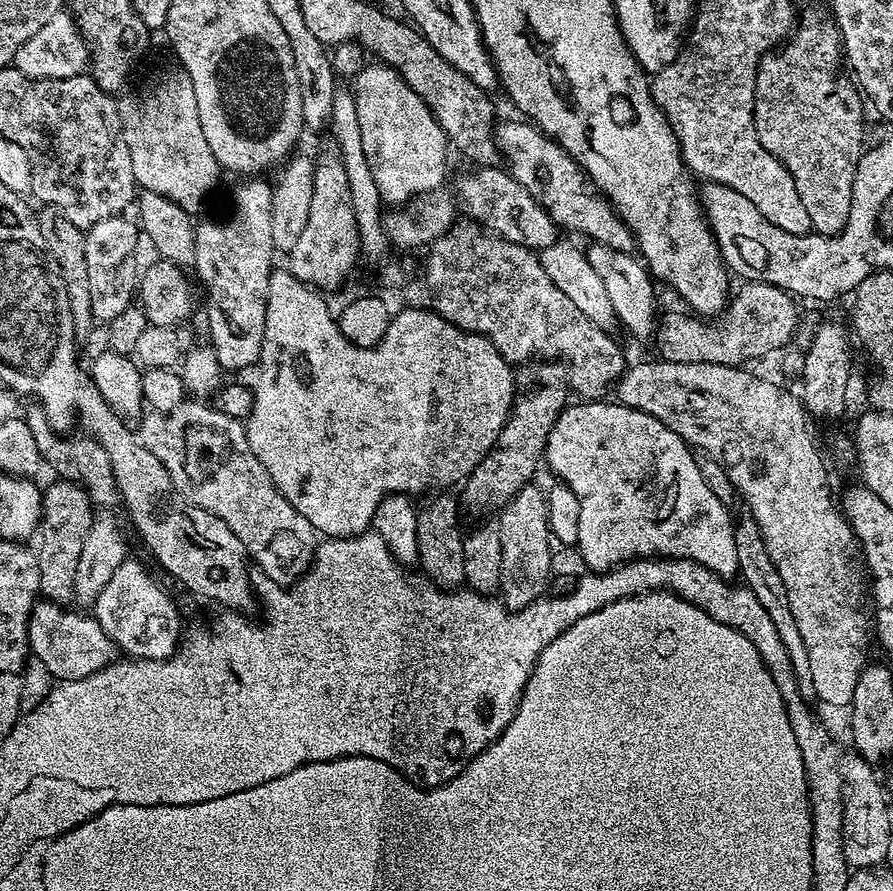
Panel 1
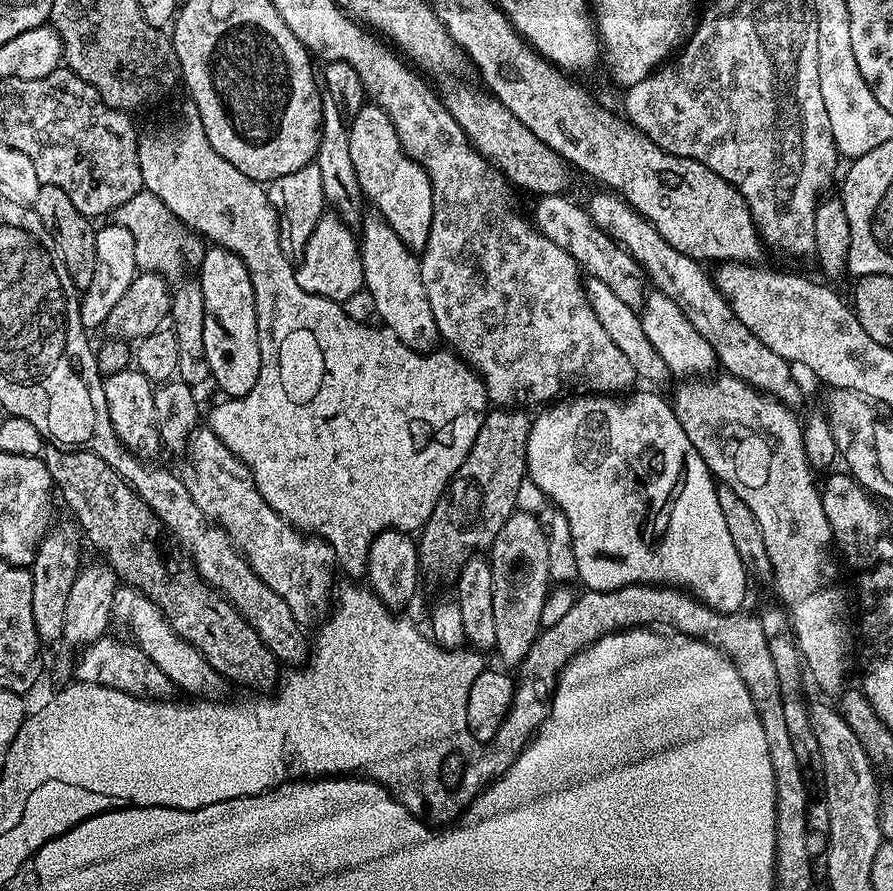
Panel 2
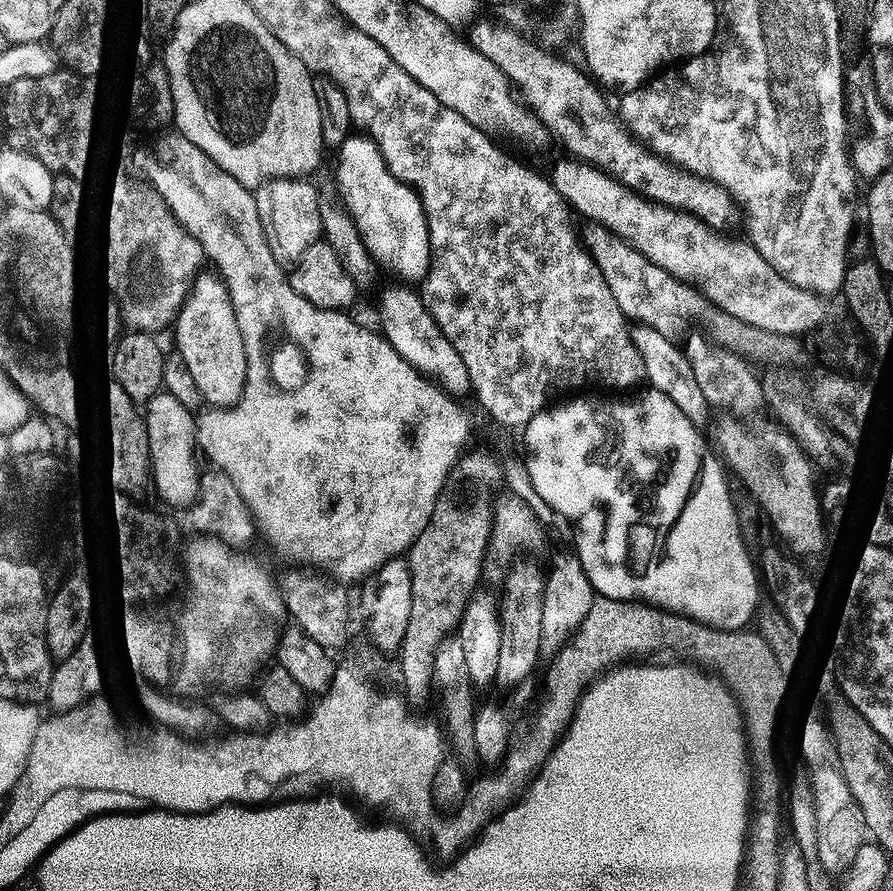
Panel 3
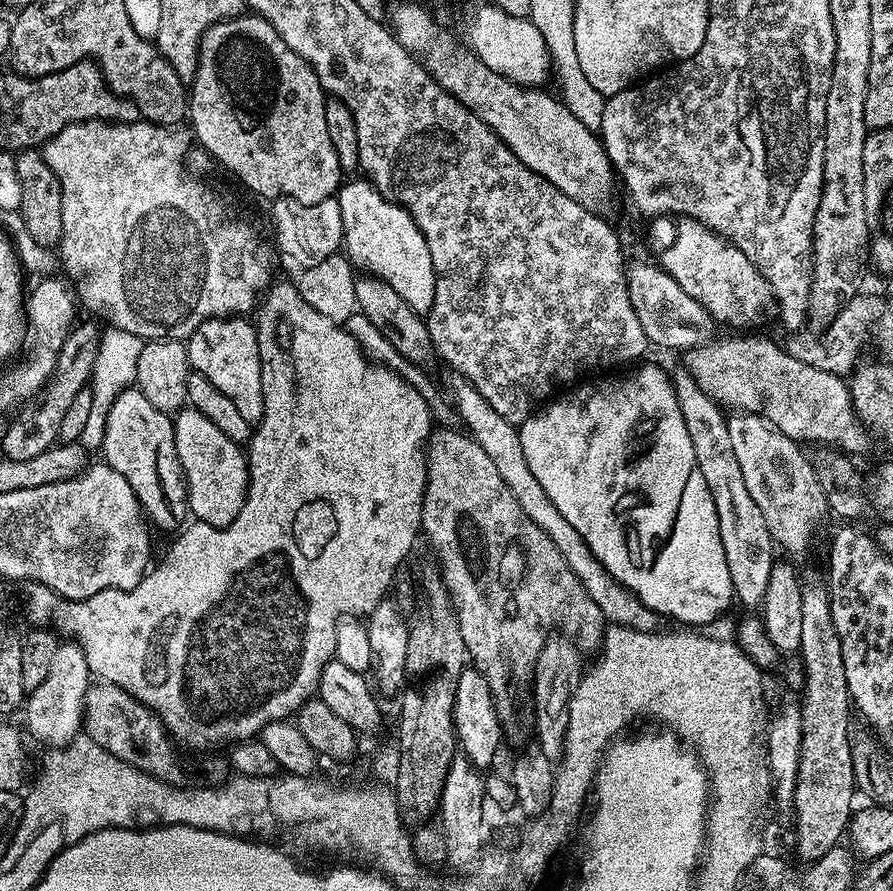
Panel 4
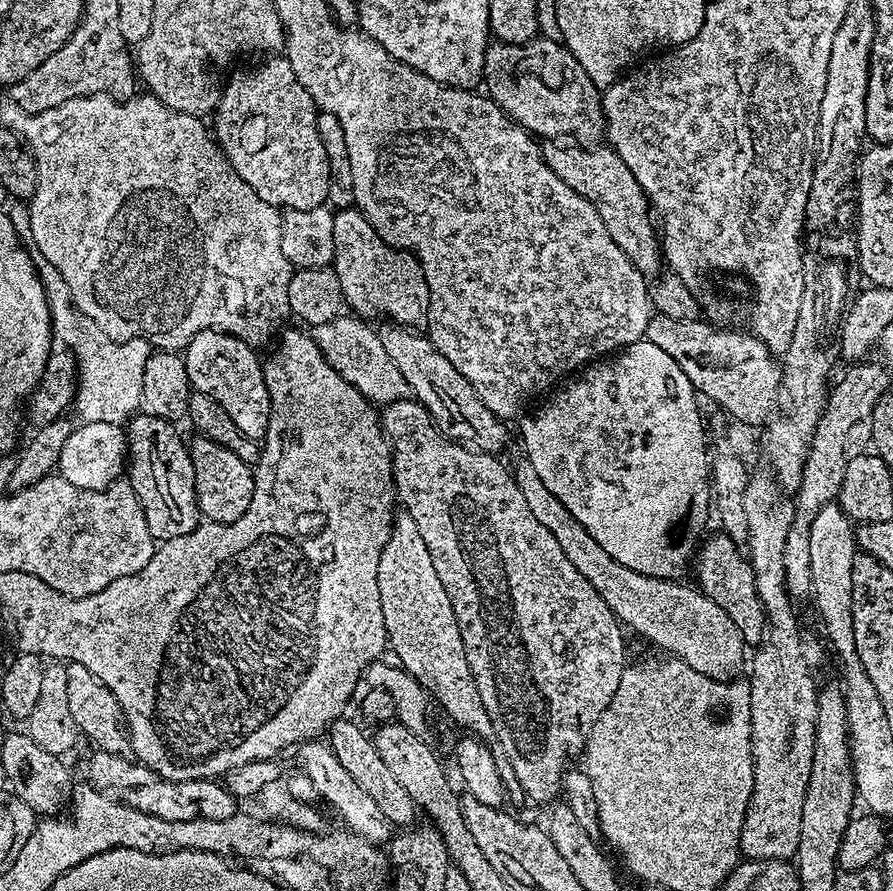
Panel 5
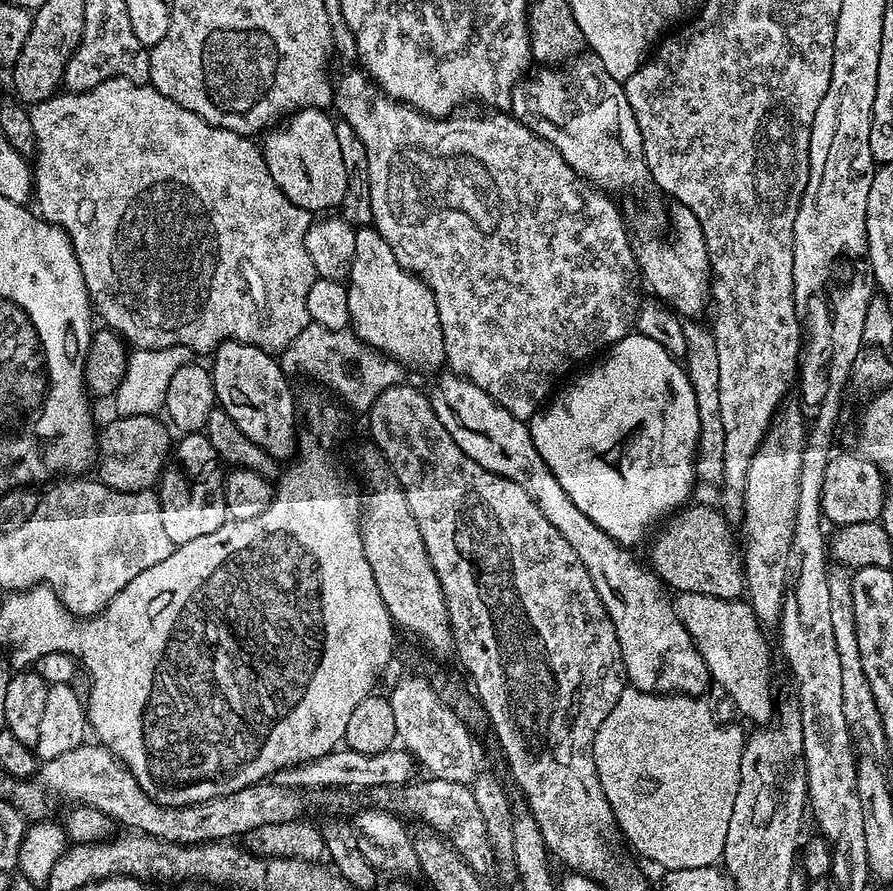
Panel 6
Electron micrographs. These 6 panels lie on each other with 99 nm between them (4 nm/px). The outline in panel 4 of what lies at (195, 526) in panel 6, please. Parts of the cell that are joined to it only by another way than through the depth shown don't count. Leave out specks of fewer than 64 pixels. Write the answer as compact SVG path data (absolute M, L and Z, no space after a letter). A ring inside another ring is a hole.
M133 386L114 400L107 415L100 450L101 453L104 452L103 459L106 463L118 470L118 474L122 474L126 482L130 482L134 494L140 499L140 507L145 517L155 527L157 524L160 528L179 529L189 519L190 513L188 487L176 454L171 422L169 415L154 407L141 390Z

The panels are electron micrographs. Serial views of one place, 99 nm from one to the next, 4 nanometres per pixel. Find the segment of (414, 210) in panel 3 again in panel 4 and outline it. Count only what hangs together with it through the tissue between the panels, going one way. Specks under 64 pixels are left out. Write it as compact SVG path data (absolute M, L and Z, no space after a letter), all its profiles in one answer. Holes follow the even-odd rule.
M359 179L349 184L347 181L338 192L344 231L343 251L361 273L385 280L413 311L427 314L434 302L436 271L426 238L407 210L383 196L371 180Z

